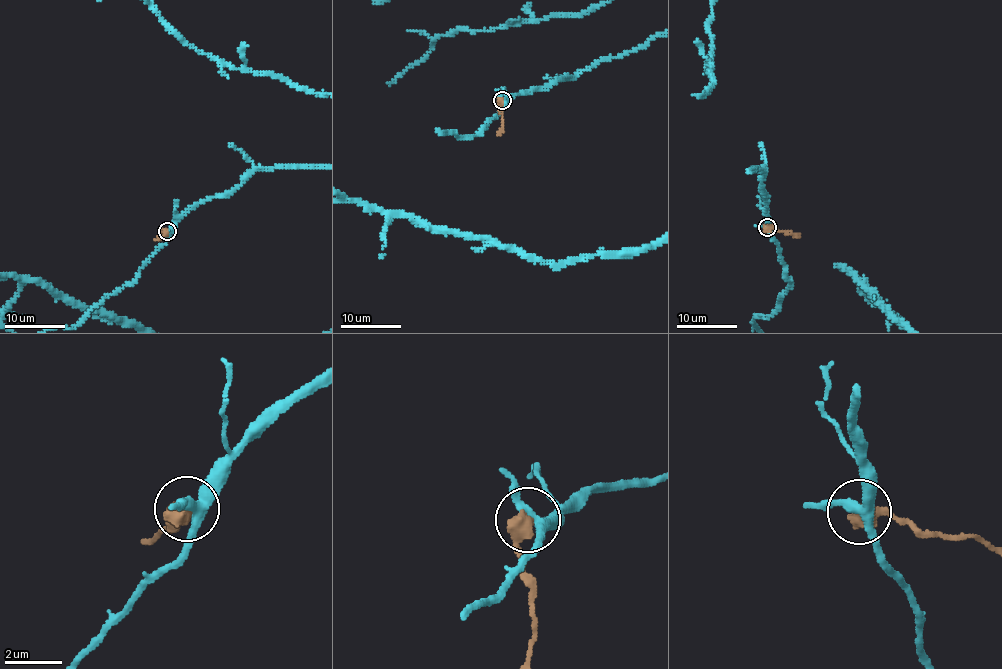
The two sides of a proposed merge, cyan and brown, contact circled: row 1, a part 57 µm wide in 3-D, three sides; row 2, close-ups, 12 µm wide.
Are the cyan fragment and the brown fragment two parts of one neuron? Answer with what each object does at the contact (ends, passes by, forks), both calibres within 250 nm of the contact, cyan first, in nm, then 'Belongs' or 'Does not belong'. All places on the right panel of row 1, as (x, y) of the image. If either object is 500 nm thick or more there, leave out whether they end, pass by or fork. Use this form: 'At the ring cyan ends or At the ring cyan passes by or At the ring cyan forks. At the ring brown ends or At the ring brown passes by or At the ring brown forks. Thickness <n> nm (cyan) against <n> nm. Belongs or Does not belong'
Thickness 340 nm (cyan) against 600 nm. Does not belong

